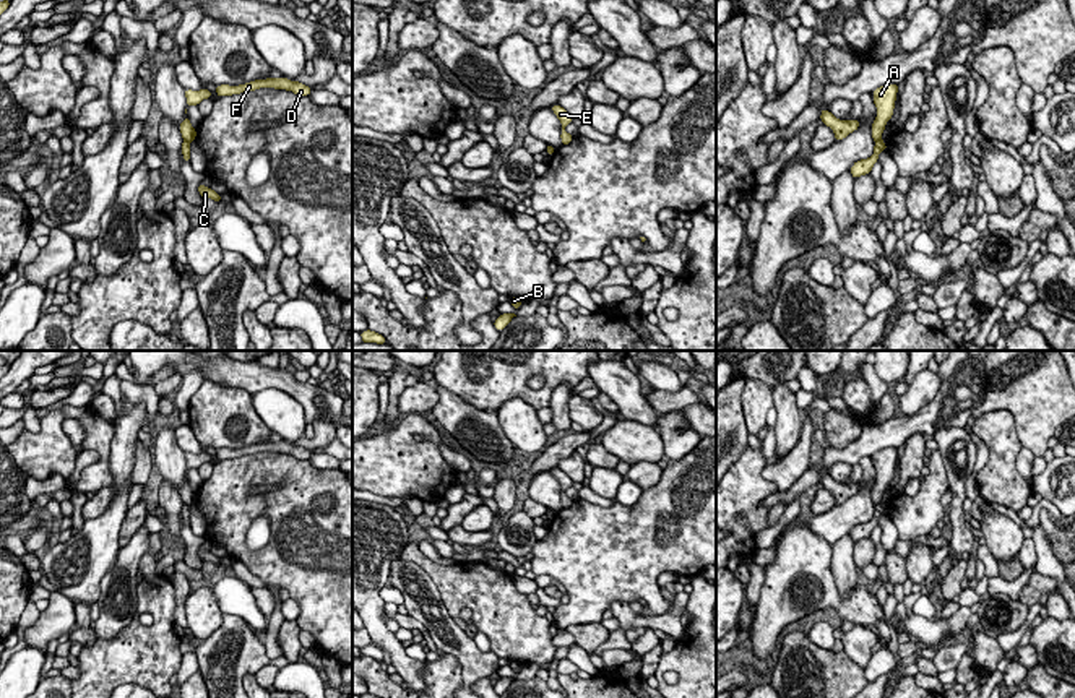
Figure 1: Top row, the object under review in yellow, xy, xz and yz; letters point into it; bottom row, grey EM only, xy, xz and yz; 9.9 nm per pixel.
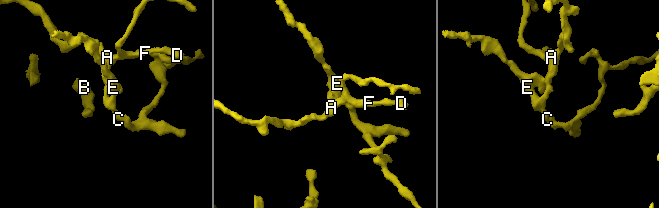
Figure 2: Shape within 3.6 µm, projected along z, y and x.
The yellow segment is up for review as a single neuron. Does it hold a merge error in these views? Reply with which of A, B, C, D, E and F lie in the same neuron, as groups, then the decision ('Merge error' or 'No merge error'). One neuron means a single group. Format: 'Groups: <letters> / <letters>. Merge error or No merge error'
Groups: A D F / B C E. Merge error

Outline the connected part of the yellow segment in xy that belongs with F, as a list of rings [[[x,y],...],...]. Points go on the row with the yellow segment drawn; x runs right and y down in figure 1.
[[[284,76],[281,78],[266,78],[266,80],[255,80],[245,84],[239,84],[239,86],[229,86],[229,84],[221,84],[216,86],[216,94],[221,96],[232,96],[232,94],[240,94],[240,93],[247,93],[247,91],[255,91],[260,88],[274,88],[274,89],[286,89],[286,91],[292,91],[297,96],[309,96],[312,93],[312,88],[305,86],[304,83],[299,81],[291,81]]]

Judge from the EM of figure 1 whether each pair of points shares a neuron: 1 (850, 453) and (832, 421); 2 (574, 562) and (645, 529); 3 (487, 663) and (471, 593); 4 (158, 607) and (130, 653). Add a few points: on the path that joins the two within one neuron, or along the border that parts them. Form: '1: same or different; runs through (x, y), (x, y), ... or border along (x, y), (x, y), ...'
1: different; border along (863, 426), (861, 434), (845, 447), (832, 447)
2: same; runs through (591, 554), (617, 554), (627, 547)
3: different; border along (440, 599), (450, 617), (463, 630)
4: same; runs through (158, 619), (158, 625), (142, 641)

